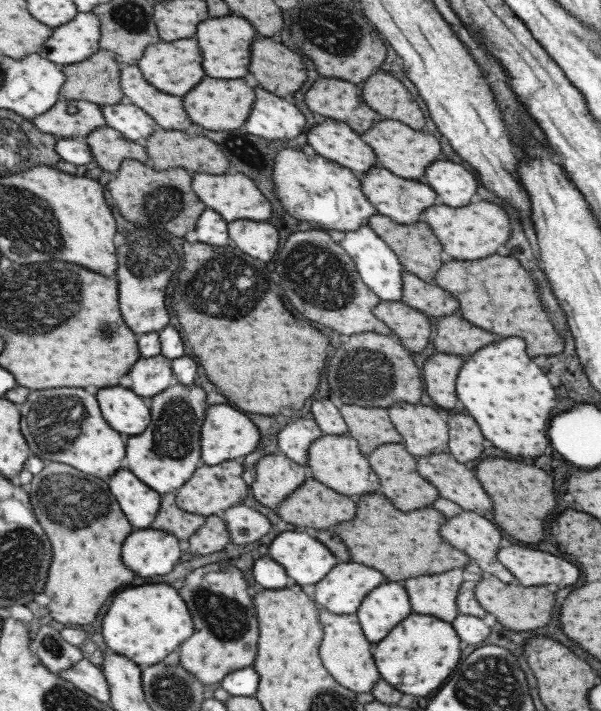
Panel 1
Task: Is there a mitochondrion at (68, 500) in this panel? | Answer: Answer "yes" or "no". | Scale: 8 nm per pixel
yes

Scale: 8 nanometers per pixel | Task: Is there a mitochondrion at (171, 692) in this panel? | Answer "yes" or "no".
yes

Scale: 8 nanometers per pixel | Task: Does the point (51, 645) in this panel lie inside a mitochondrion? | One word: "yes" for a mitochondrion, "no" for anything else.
yes

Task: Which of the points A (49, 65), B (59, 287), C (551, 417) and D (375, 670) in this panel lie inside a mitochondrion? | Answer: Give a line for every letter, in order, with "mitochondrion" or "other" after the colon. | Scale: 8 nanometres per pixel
A: other
B: mitochondrion
C: other
D: other

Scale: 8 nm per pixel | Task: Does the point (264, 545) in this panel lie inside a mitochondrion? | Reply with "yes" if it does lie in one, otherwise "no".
no

